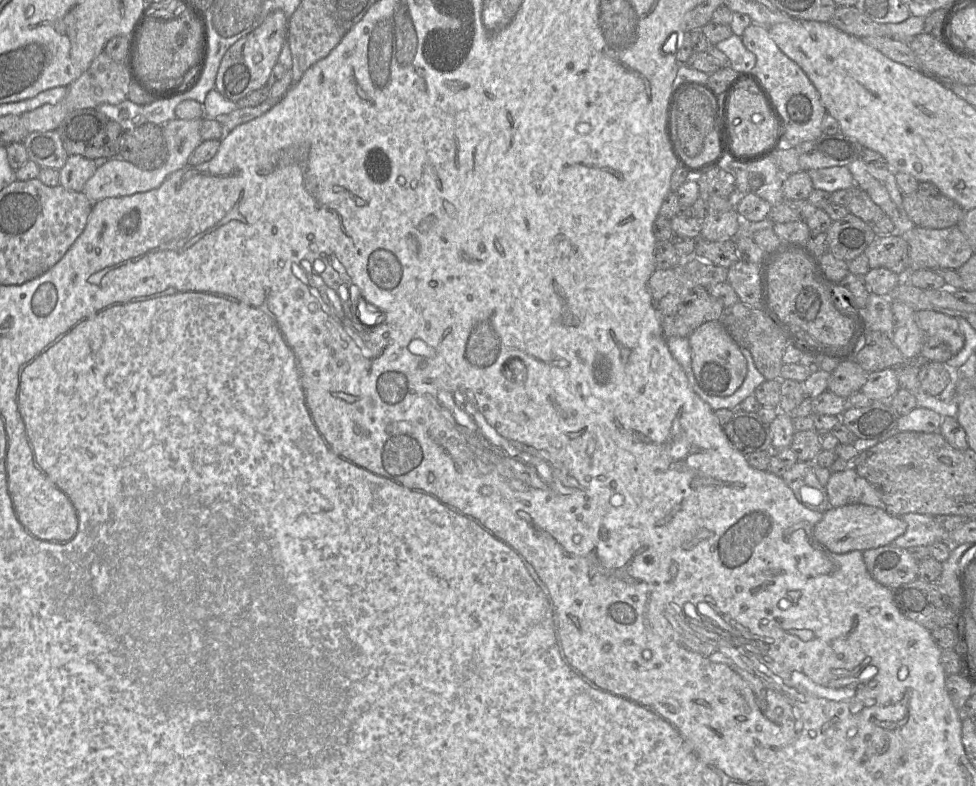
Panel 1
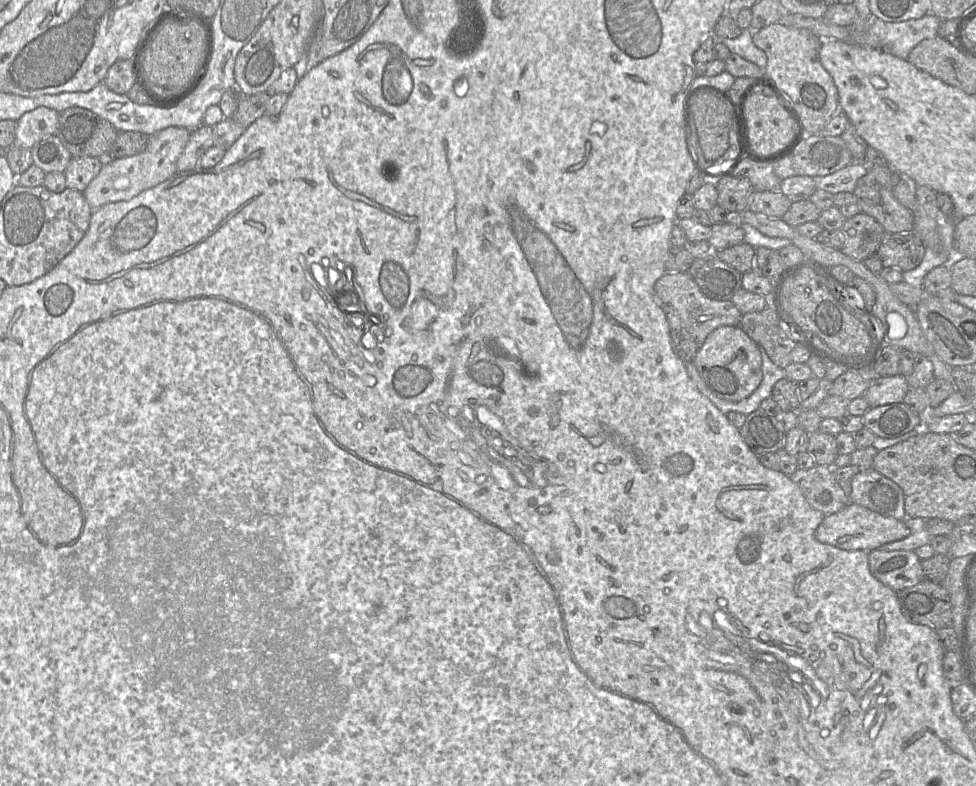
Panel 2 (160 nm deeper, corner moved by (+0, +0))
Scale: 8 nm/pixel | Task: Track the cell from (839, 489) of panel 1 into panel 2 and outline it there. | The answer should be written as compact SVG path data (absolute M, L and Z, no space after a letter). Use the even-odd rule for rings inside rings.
M874 469L859 471L853 477L849 499L886 517L907 518L902 489Z

